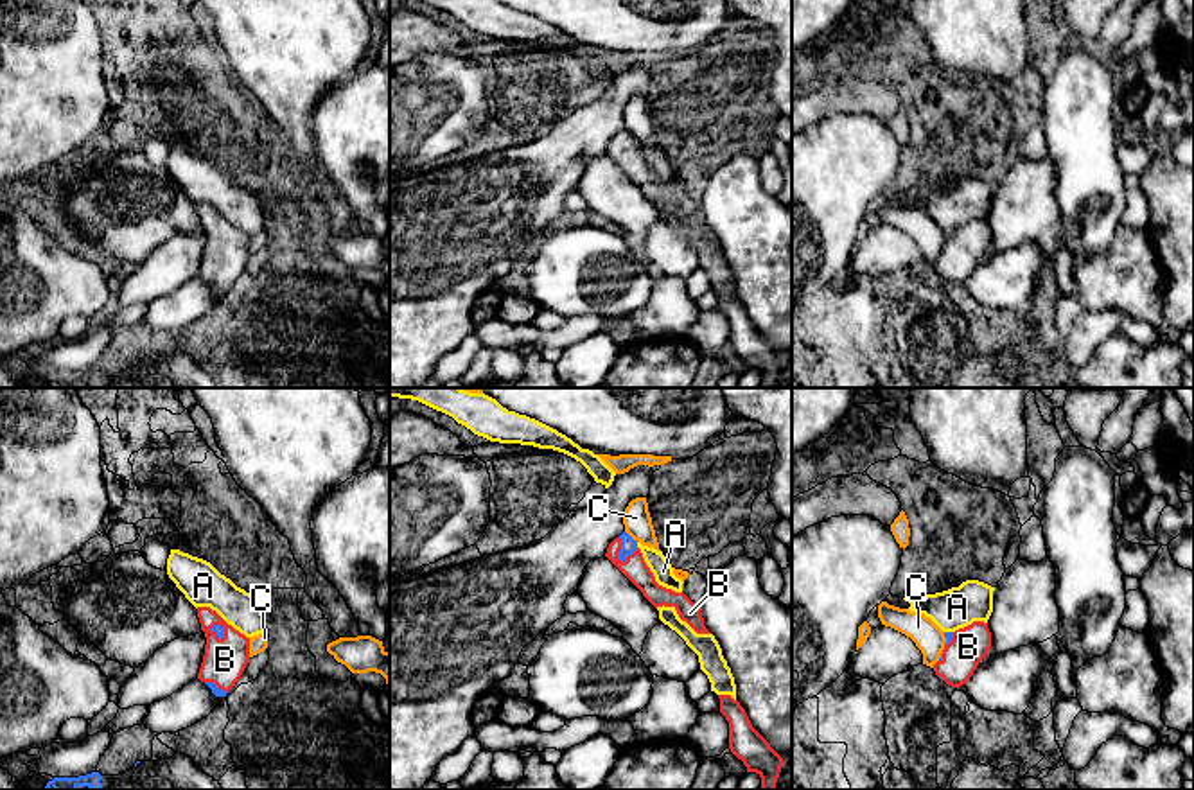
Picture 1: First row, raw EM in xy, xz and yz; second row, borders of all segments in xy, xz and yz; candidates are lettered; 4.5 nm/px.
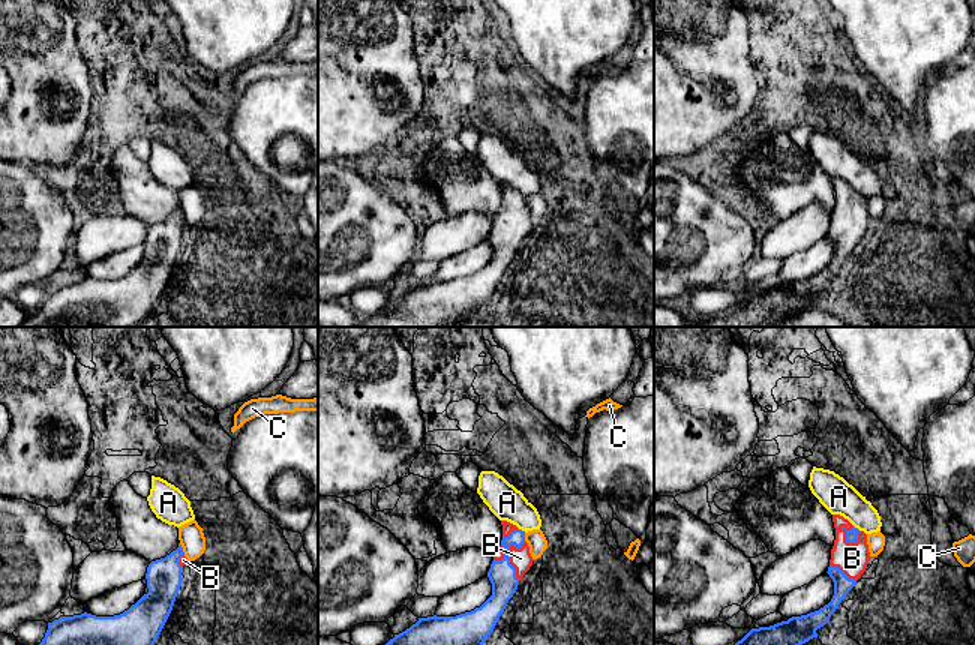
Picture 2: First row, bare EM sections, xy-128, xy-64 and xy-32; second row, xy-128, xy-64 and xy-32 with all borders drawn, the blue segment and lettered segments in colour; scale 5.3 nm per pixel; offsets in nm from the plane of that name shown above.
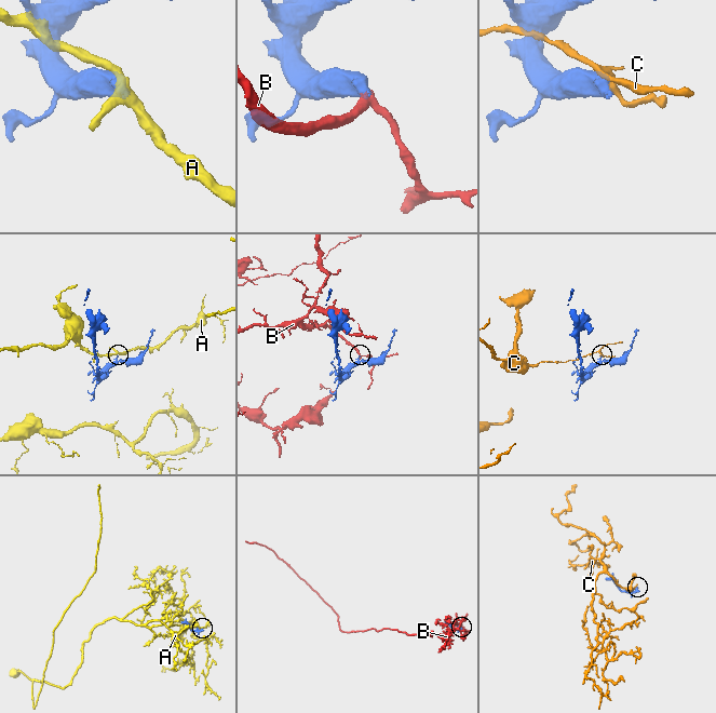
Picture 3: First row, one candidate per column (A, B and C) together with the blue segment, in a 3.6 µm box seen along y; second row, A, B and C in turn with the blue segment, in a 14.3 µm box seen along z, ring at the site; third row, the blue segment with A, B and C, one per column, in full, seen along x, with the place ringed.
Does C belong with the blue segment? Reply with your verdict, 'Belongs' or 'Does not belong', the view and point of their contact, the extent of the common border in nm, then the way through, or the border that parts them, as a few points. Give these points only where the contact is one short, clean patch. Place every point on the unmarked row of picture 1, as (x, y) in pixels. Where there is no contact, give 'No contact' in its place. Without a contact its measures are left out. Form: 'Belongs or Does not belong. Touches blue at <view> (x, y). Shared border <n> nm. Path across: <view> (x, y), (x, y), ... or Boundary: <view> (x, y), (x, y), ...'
Does not belong. Touches blue at xz (631, 135). Shared border 80 nm. Boundary: xz (625, 128), (638, 139)

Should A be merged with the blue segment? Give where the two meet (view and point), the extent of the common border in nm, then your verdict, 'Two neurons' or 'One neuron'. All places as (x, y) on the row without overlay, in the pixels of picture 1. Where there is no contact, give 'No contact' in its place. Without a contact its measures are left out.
Touches blue at xz (636, 142). Shared border 30 nm. Two neurons

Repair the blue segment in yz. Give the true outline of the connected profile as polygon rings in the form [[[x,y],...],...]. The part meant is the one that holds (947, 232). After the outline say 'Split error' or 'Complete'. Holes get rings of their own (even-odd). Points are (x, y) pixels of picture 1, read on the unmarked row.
[[[973,219],[955,230],[944,230],[944,235],[944,248],[934,262],[934,269],[948,284],[959,285],[970,278],[979,260],[989,253],[991,230],[988,221]]]. Split error

